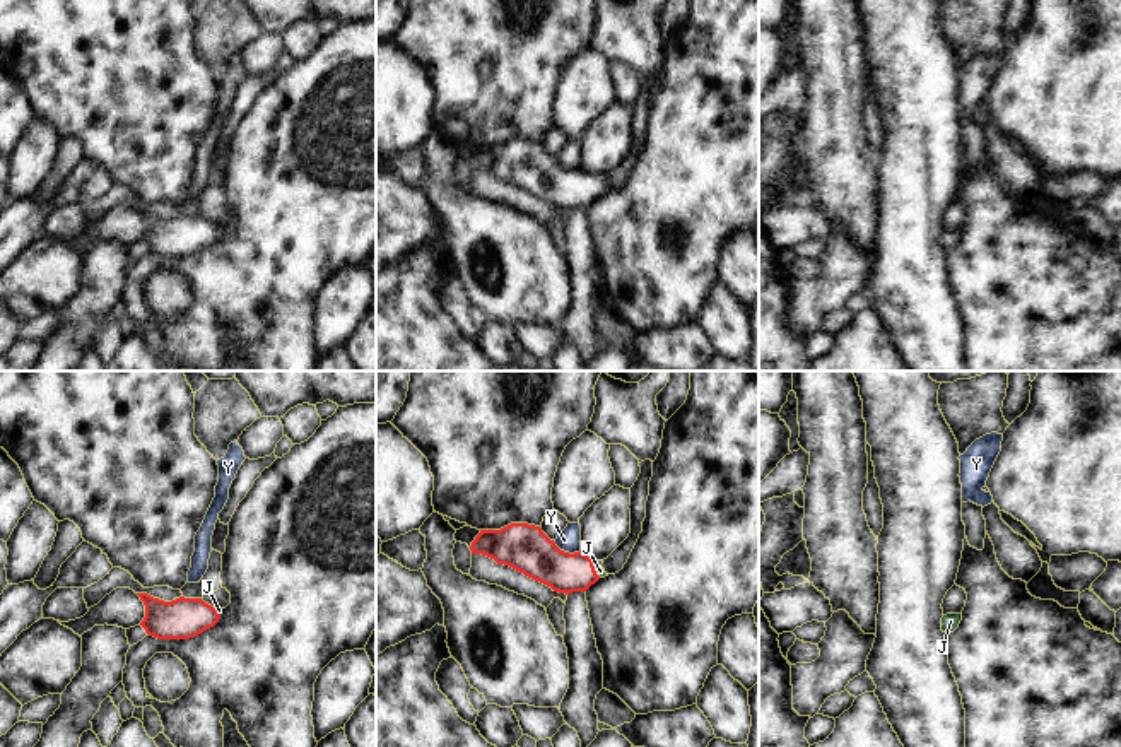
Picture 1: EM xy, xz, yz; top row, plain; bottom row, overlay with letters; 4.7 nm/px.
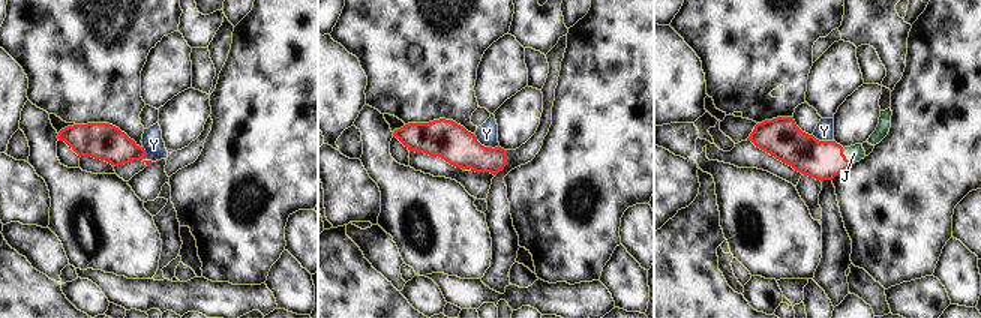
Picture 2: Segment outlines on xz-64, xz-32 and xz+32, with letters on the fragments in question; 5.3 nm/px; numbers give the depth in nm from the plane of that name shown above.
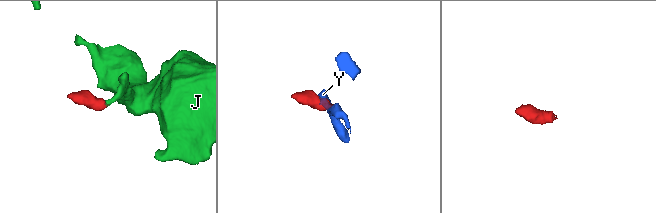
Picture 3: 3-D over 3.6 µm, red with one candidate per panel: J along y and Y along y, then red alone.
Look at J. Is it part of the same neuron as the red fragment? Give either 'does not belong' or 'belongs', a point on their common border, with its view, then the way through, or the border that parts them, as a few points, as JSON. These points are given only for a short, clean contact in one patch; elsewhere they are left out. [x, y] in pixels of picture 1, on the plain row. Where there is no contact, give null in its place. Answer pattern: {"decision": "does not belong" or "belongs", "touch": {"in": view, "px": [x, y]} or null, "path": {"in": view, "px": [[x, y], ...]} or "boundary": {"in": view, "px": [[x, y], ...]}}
{"decision": "belongs", "touch": {"in": "xz", "px": [593, 187]}, "path": {"in": "xz", "px": [[542, 178], [557, 187], [593, 187], [600, 188]]}}

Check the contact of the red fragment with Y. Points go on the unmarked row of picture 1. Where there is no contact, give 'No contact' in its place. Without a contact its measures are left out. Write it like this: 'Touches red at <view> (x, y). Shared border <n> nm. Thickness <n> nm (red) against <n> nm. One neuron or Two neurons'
Touches red at xz (566, 170). Shared border 140 nm. Thickness 220 nm (red) against 110 nm. Two neurons.

